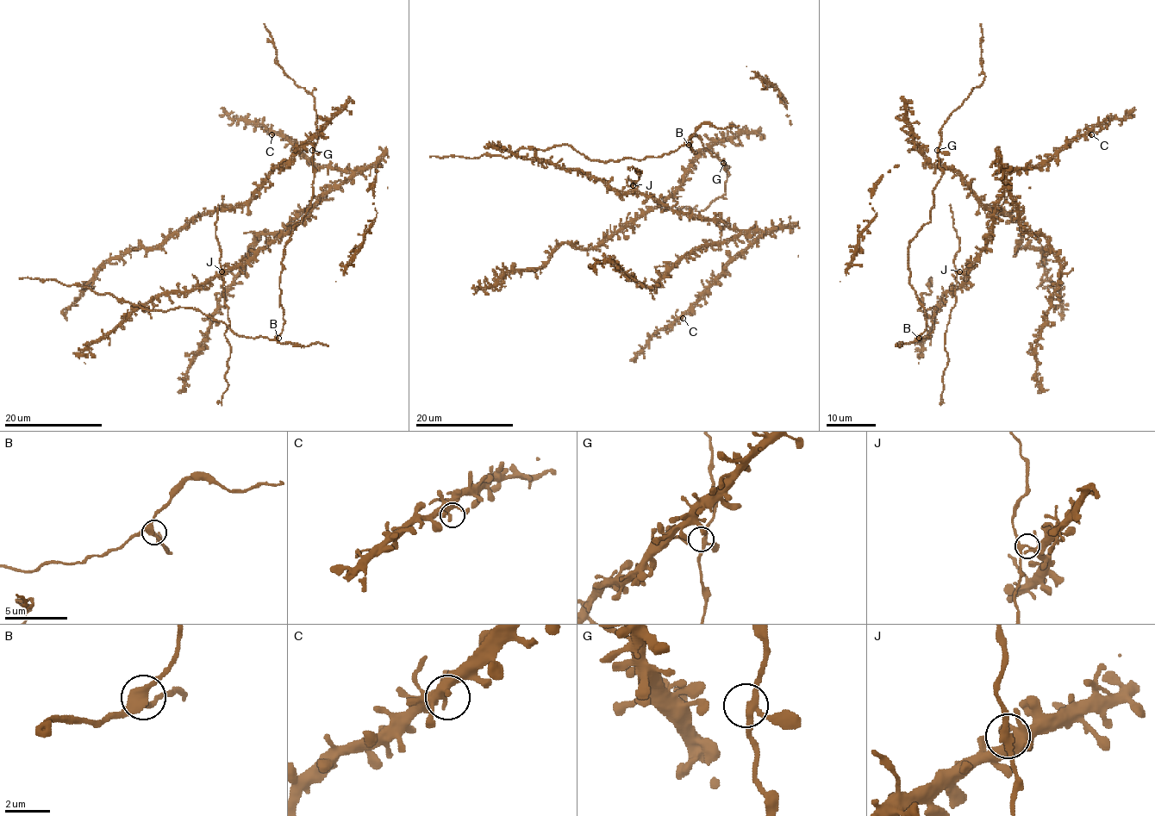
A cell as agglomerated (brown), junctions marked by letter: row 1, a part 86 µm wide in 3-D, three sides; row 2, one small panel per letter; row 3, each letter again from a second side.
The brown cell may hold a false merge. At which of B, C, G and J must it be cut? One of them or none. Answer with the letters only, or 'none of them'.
J

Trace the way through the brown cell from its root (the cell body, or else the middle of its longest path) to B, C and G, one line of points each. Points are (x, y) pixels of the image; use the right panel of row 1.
B: (933, 326), (929, 338), (919, 338)
C: (933, 326), (935, 309), (919, 309), (952, 292), (984, 249), (1003, 177), (1044, 165), (1091, 134)
G: (933, 326), (929, 338), (919, 338), (926, 312), (910, 283), (908, 242), (931, 220), (942, 175), (937, 150)

